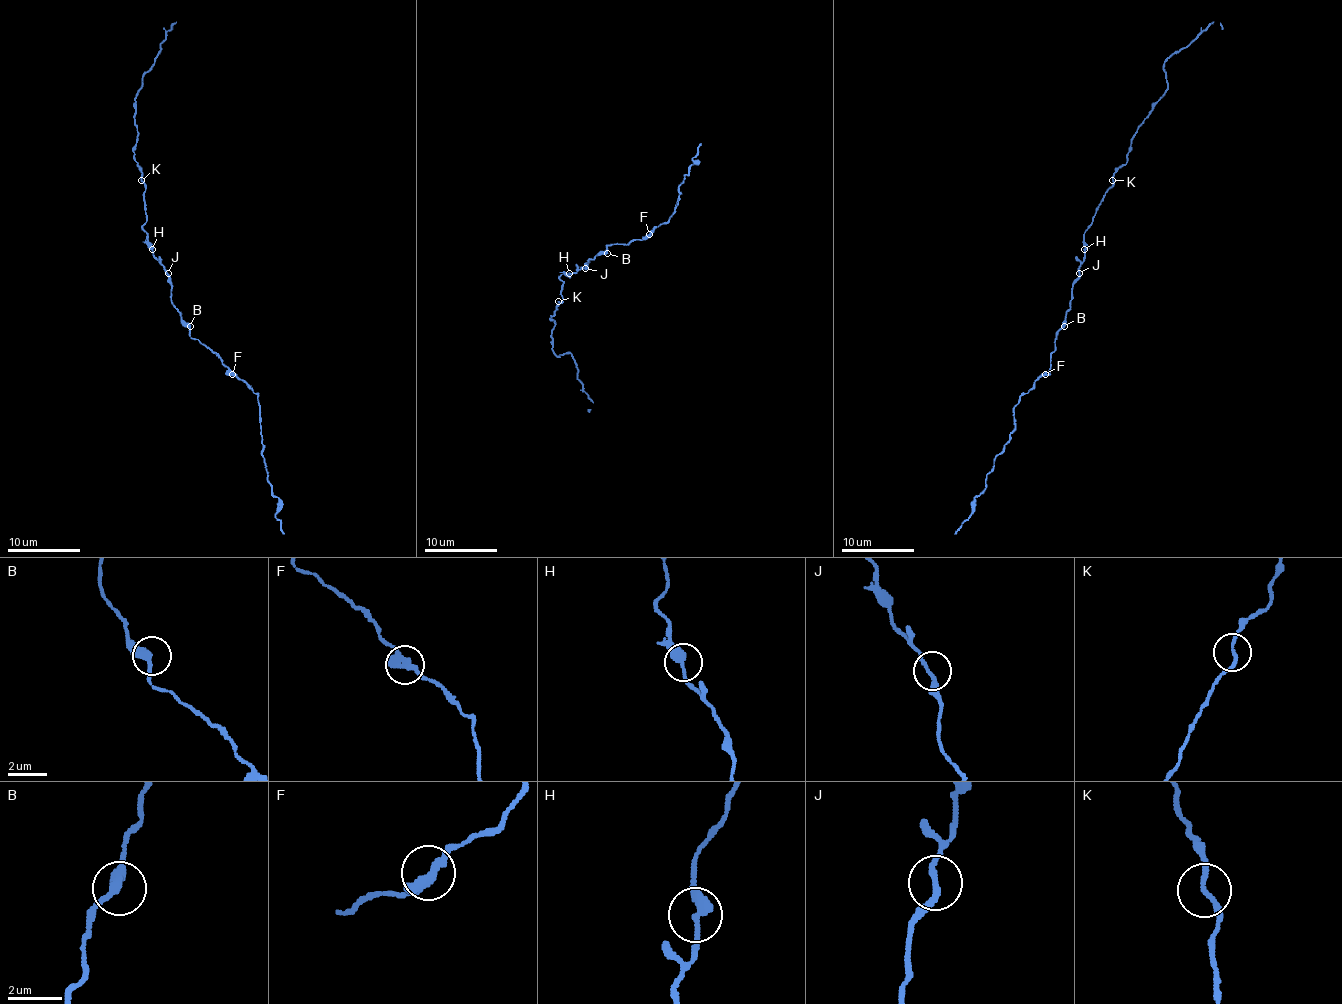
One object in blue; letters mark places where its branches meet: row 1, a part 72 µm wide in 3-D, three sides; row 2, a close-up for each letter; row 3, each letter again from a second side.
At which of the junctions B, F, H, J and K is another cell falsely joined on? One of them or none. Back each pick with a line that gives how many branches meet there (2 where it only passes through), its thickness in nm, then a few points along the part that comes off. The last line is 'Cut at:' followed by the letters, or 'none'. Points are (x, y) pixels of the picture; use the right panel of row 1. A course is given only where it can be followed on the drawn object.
Cut at: none

